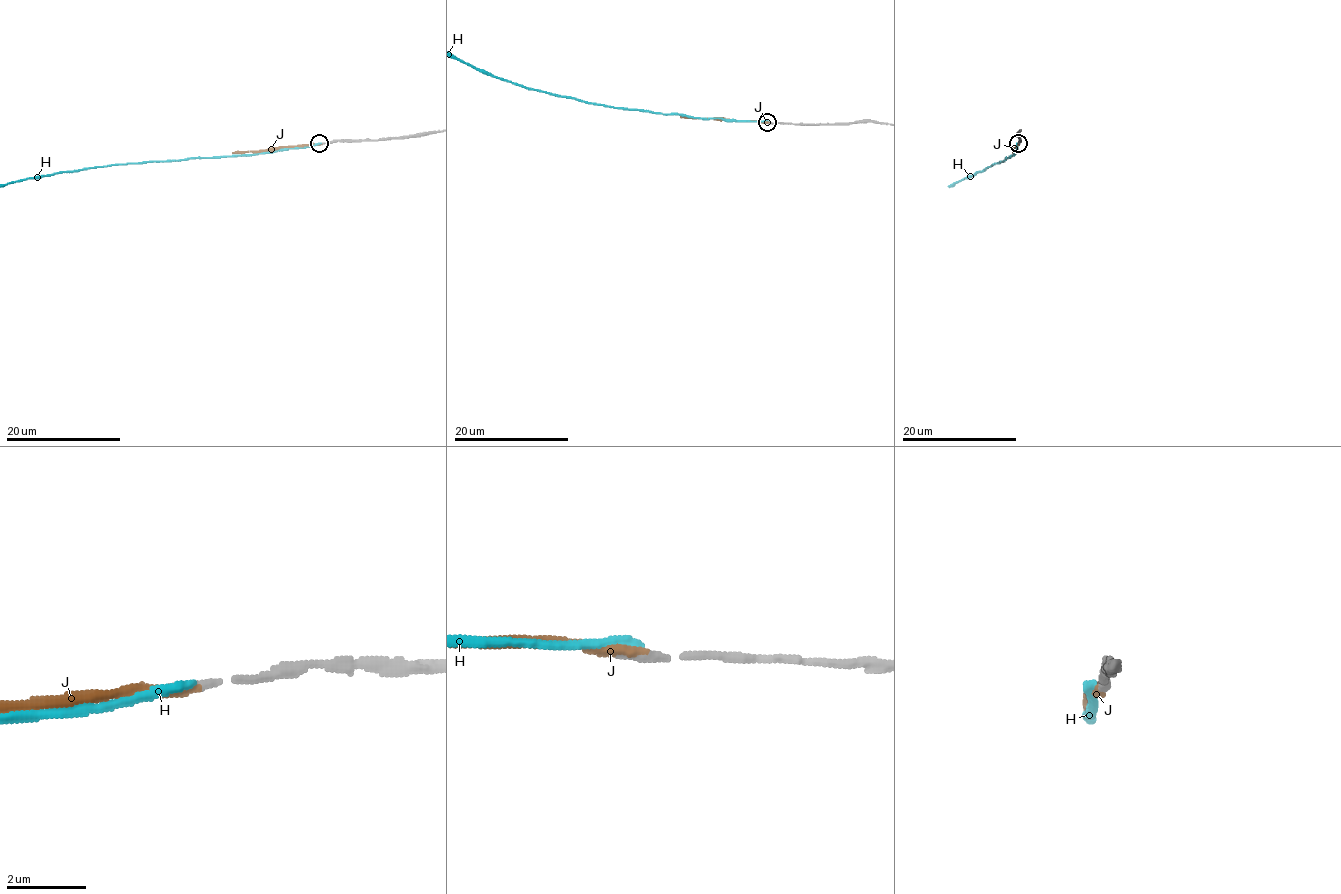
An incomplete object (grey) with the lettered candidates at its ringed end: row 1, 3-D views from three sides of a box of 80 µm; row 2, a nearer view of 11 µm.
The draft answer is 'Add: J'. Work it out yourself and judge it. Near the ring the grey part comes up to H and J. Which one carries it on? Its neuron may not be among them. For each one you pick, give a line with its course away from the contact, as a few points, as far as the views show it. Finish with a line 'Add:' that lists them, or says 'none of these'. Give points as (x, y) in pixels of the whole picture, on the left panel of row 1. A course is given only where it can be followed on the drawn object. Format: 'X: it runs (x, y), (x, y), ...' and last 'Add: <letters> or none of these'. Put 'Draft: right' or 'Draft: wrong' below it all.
J: it runs (321, 144), (232, 152)
Add: J
Draft: right

